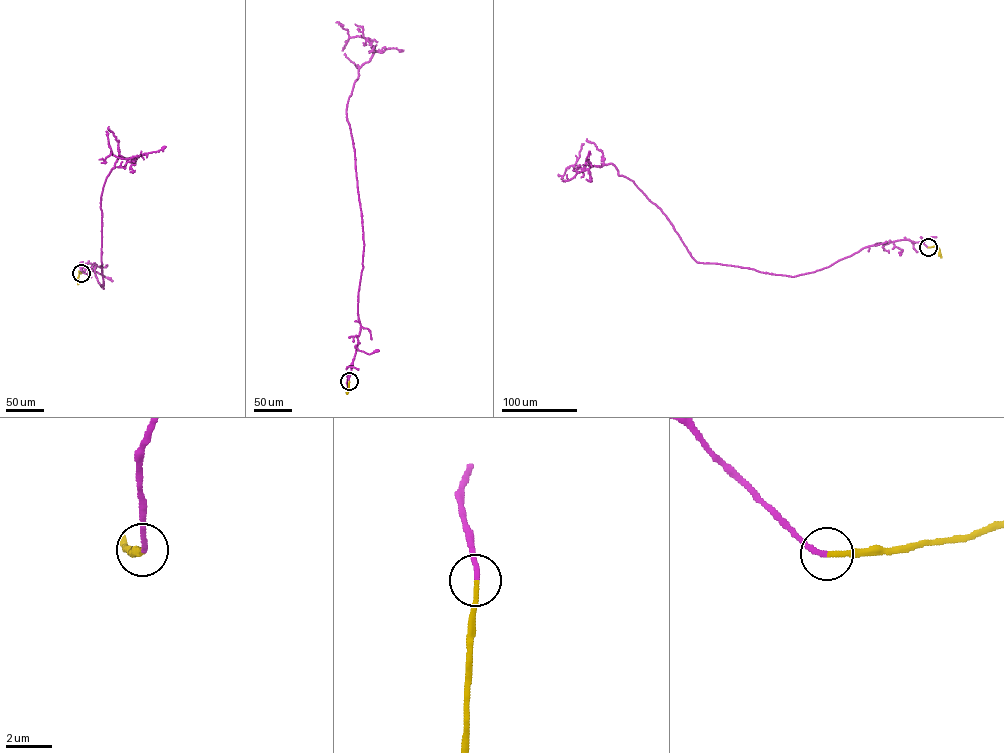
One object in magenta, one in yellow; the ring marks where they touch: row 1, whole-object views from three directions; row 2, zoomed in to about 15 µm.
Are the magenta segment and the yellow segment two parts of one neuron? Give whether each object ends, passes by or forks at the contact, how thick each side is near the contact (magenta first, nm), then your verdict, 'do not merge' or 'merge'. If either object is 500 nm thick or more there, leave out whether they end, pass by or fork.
magenta ends there; yellow ends there; 240 nm thick on the magenta side, 200 nm on the other; merge

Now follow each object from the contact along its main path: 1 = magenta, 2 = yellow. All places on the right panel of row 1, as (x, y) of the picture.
1: (928, 247), (908, 239), (875, 243), (794, 276), (697, 262), (661, 210), (611, 163), (570, 165), (559, 176)
2: (928, 247), (937, 246), (941, 257)

